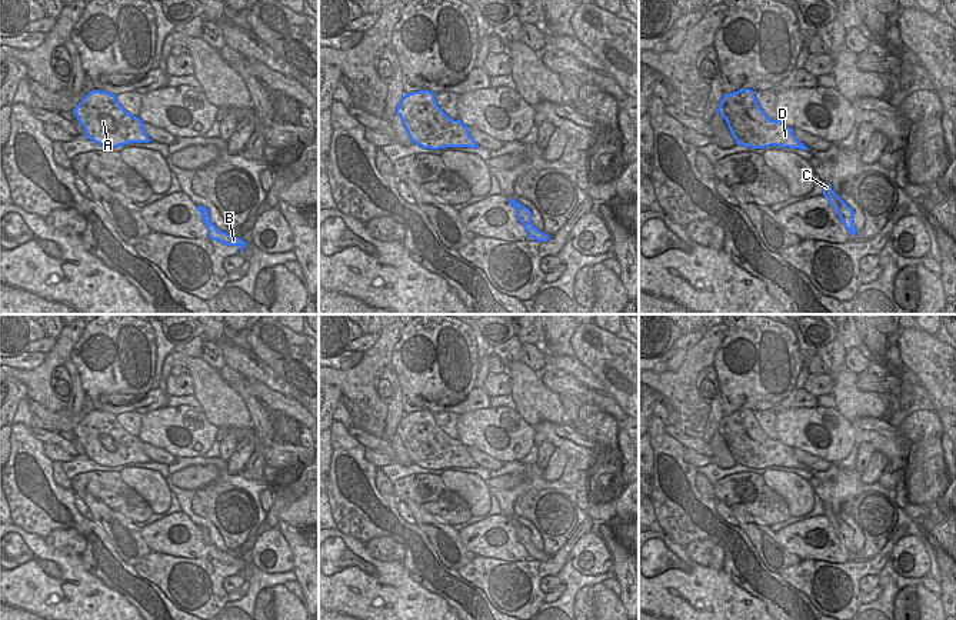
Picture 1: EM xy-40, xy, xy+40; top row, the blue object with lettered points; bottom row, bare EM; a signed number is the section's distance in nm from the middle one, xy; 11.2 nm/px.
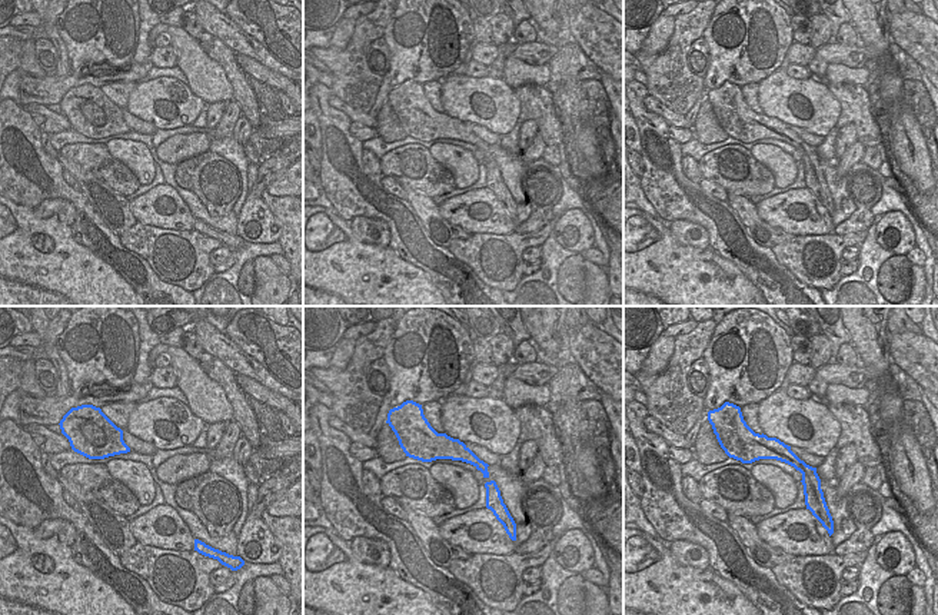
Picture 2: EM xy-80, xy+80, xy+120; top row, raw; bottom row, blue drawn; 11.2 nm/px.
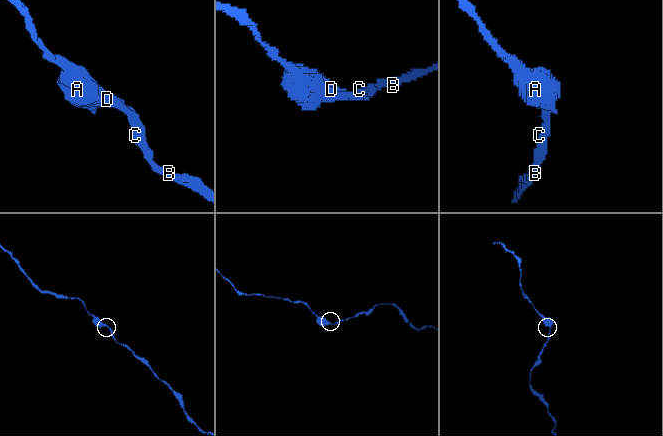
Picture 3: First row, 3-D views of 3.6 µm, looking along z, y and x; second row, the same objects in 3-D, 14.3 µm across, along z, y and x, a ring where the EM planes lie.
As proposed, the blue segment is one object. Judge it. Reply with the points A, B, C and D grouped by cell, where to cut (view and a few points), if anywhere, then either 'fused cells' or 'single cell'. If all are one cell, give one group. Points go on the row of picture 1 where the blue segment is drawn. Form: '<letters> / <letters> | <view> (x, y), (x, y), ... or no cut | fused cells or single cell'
A B C D | no cut | single cell

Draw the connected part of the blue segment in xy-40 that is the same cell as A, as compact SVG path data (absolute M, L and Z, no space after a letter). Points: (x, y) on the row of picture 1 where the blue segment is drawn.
M91 90L73 110L84 136L104 147L151 141L143 121L127 113L109 91Z

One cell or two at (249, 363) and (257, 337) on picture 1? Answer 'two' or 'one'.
two

